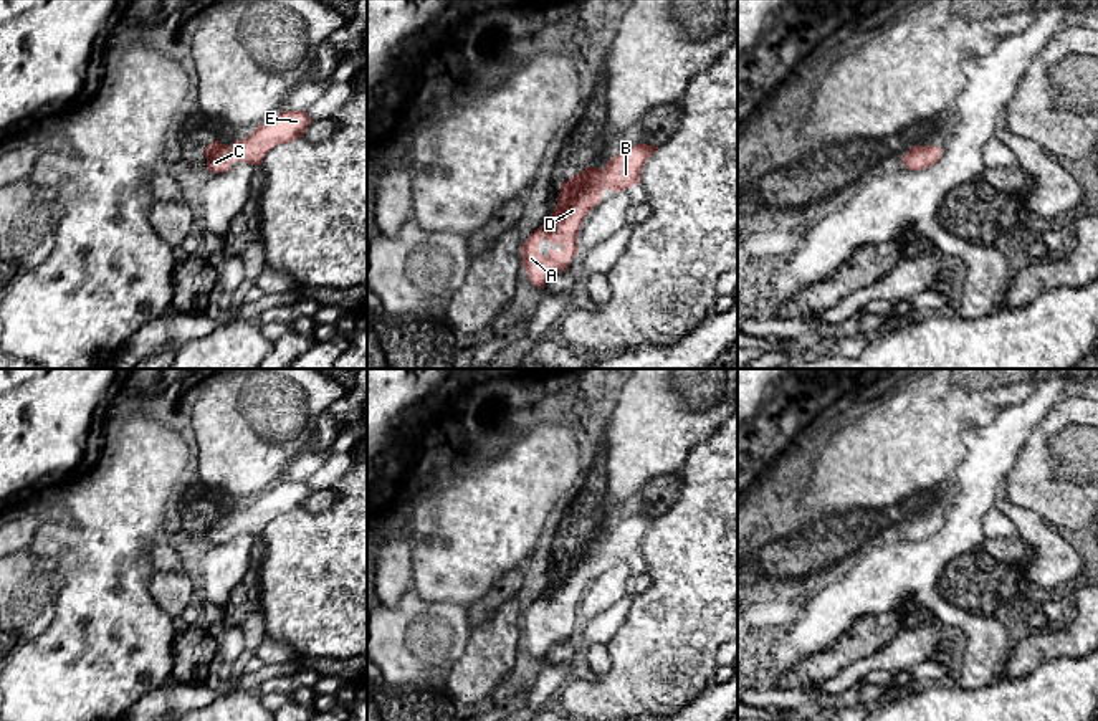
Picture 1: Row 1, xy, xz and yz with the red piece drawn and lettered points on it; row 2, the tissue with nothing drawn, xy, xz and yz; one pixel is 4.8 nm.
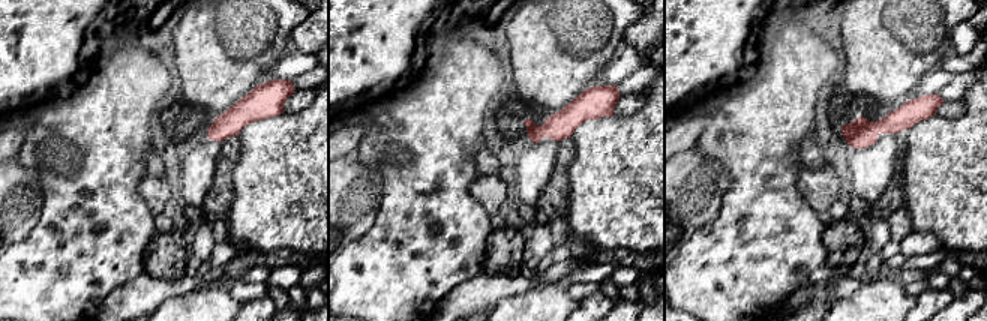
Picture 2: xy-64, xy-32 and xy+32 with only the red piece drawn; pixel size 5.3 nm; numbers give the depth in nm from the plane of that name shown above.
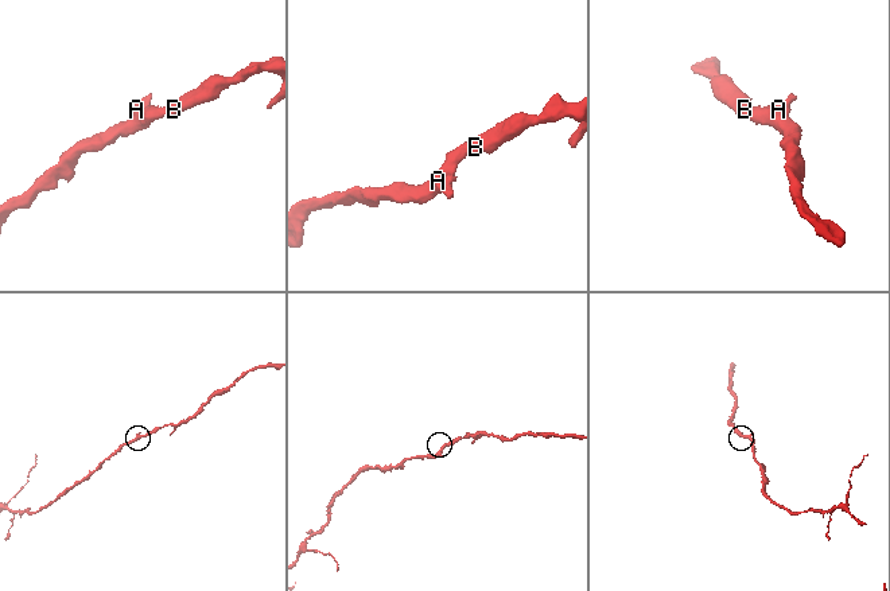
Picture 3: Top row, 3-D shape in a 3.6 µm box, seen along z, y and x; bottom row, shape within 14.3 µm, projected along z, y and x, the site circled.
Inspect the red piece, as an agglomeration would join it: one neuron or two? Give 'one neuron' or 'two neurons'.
one neuron

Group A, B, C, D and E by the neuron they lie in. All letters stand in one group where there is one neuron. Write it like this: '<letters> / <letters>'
A B C D E

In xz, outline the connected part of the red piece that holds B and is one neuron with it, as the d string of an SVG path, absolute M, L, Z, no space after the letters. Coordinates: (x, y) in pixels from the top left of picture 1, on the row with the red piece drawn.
M648 144L627 147L615 154L602 169L585 167L584 172L574 174L567 182L562 182L554 212L521 246L523 266L534 286L544 288L554 275L569 268L569 260L579 251L575 241L584 217L602 202L605 189L618 192L638 185L645 162L656 149L658 146Z

